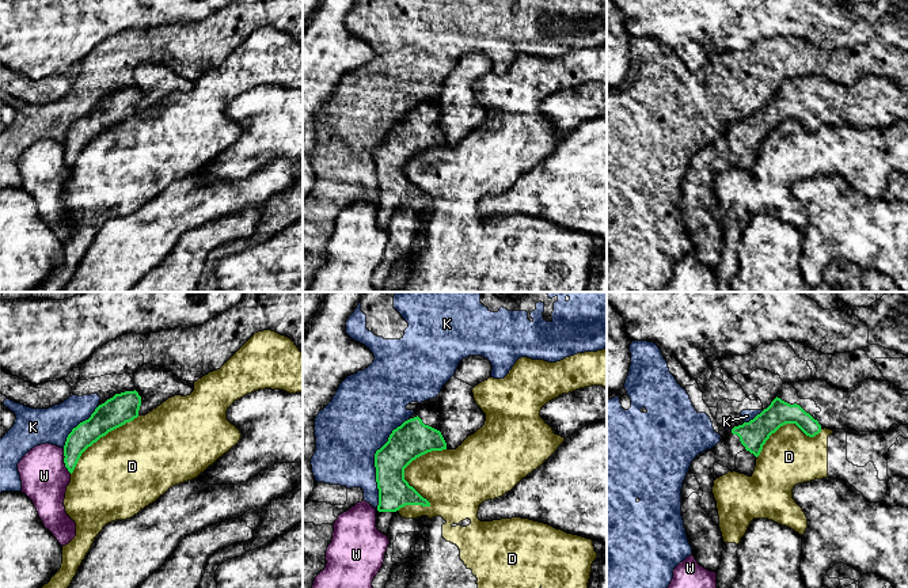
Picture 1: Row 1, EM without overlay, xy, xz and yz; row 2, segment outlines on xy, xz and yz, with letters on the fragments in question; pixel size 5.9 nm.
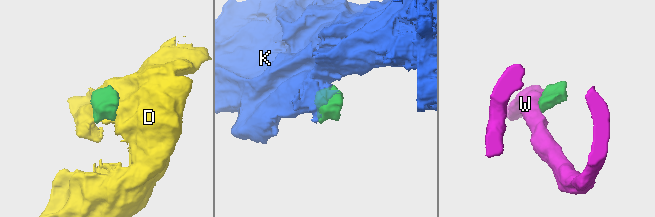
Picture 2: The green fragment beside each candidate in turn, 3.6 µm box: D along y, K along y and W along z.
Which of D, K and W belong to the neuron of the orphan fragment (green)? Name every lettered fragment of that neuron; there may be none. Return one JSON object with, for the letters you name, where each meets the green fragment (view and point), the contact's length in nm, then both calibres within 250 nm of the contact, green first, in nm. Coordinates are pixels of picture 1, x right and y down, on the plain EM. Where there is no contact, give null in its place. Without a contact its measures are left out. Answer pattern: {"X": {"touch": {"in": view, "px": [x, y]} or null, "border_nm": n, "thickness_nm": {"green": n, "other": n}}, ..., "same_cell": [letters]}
{"same_cell": []}

